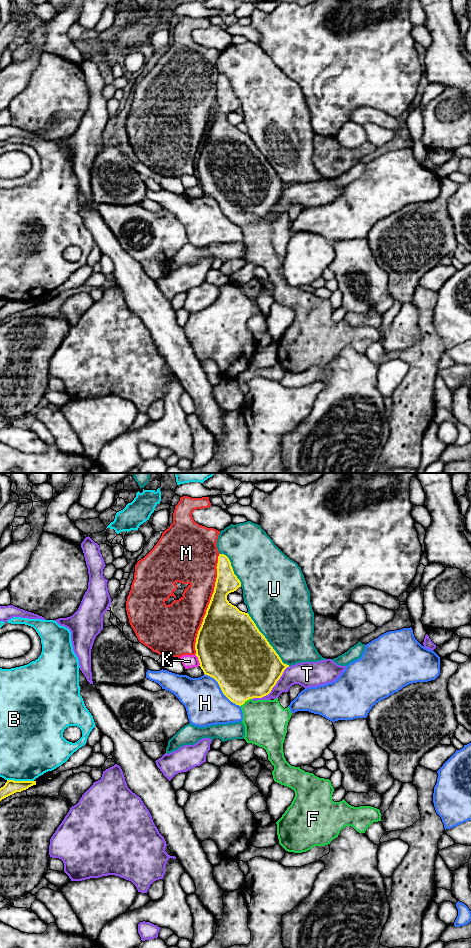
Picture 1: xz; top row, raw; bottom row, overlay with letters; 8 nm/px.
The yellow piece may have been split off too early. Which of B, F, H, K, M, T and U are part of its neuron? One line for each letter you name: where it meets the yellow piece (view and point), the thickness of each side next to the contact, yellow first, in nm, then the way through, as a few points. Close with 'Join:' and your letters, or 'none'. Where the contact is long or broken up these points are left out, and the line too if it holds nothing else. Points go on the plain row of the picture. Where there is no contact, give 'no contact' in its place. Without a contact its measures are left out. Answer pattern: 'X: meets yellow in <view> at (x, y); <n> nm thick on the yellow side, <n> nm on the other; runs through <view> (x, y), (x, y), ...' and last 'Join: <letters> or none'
F: meets yellow in xz at (245, 220); 480 nm thick on the yellow side, 340 nm on the other; runs through xz (245, 189), (245, 220), (265, 241)
Join: F

